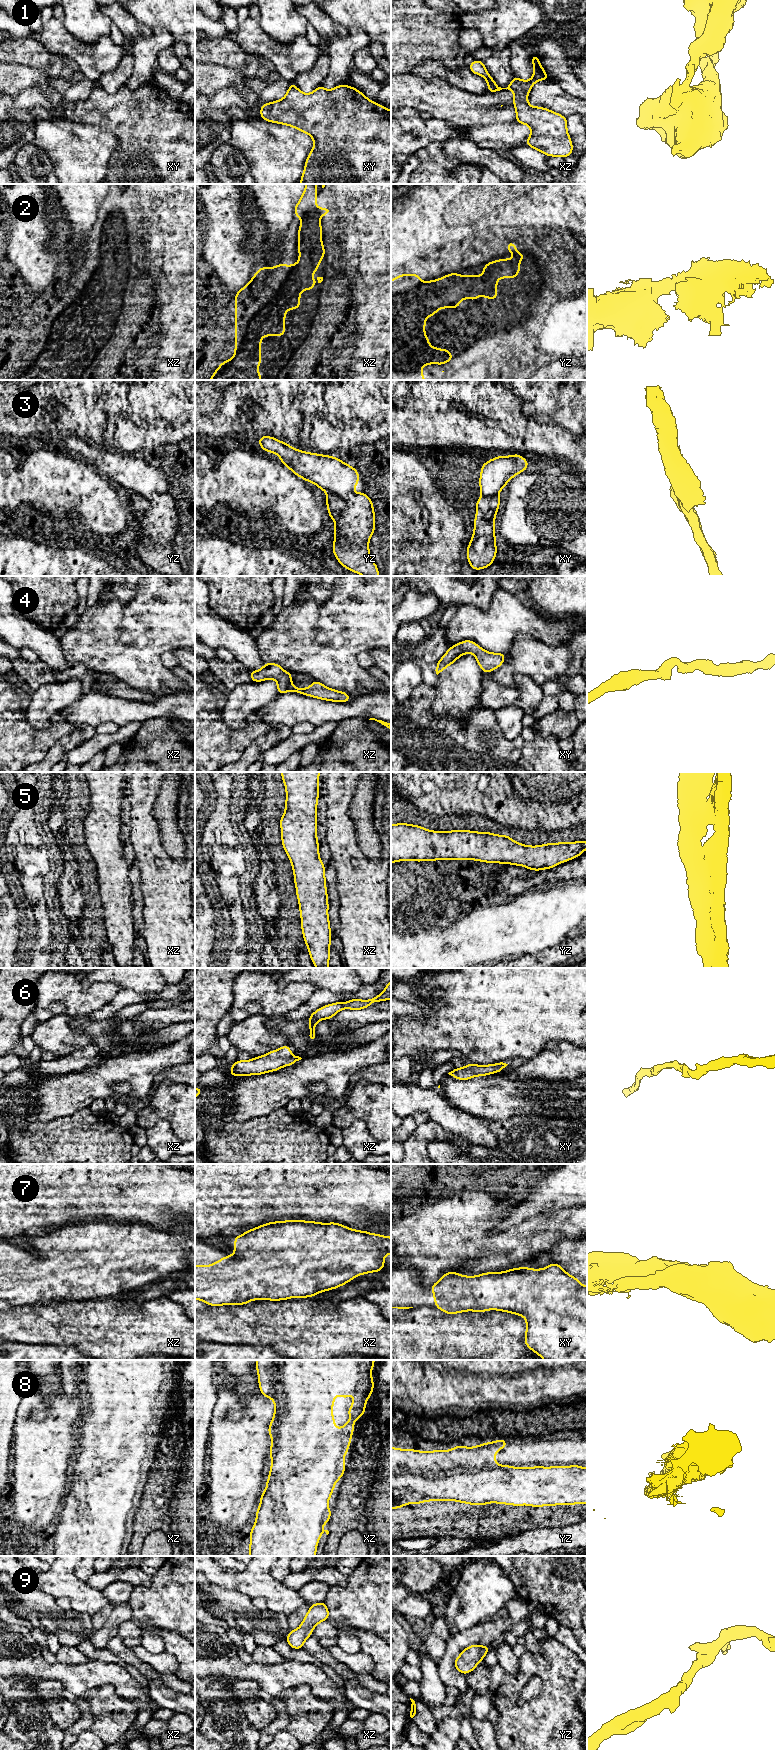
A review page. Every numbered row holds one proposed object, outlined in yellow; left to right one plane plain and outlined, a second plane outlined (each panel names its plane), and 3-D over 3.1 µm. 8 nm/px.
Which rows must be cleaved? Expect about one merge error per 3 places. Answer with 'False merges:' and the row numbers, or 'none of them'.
False merges: 1, 3

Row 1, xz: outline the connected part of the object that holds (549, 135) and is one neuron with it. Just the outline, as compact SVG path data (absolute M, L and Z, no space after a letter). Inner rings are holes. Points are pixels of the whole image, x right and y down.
M537 54L530 56L534 75L528 81L514 76L507 88L501 88L494 82L486 70L484 62L475 59L468 67L472 73L483 76L490 81L488 93L498 92L502 89L514 92L515 121L531 128L531 134L525 145L544 153L548 157L568 157L572 155L573 146L567 132L567 117L543 107L530 106L528 103L527 96L534 83L541 80L550 80L542 68Z

